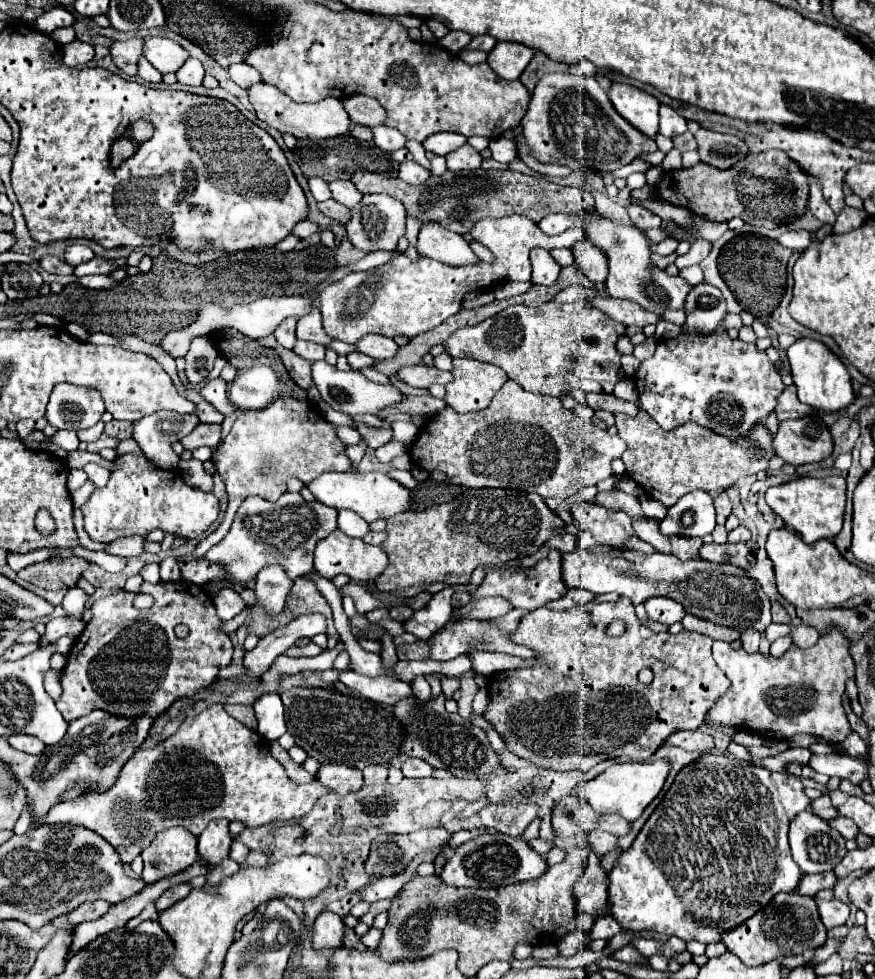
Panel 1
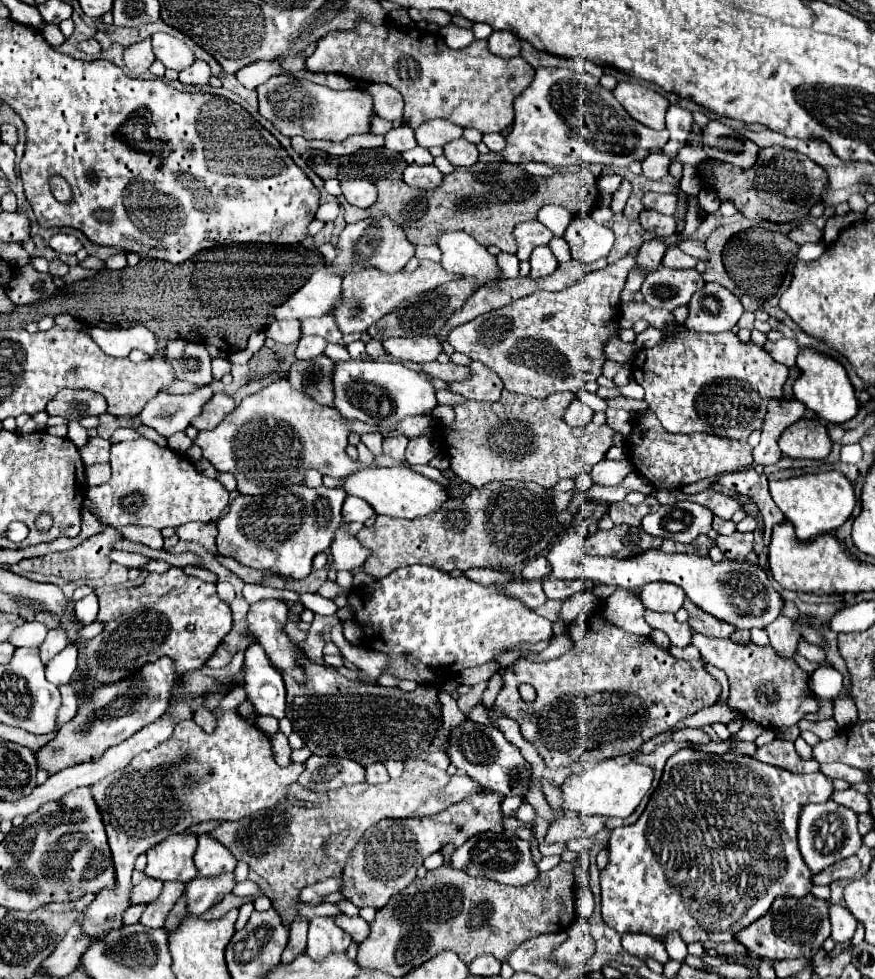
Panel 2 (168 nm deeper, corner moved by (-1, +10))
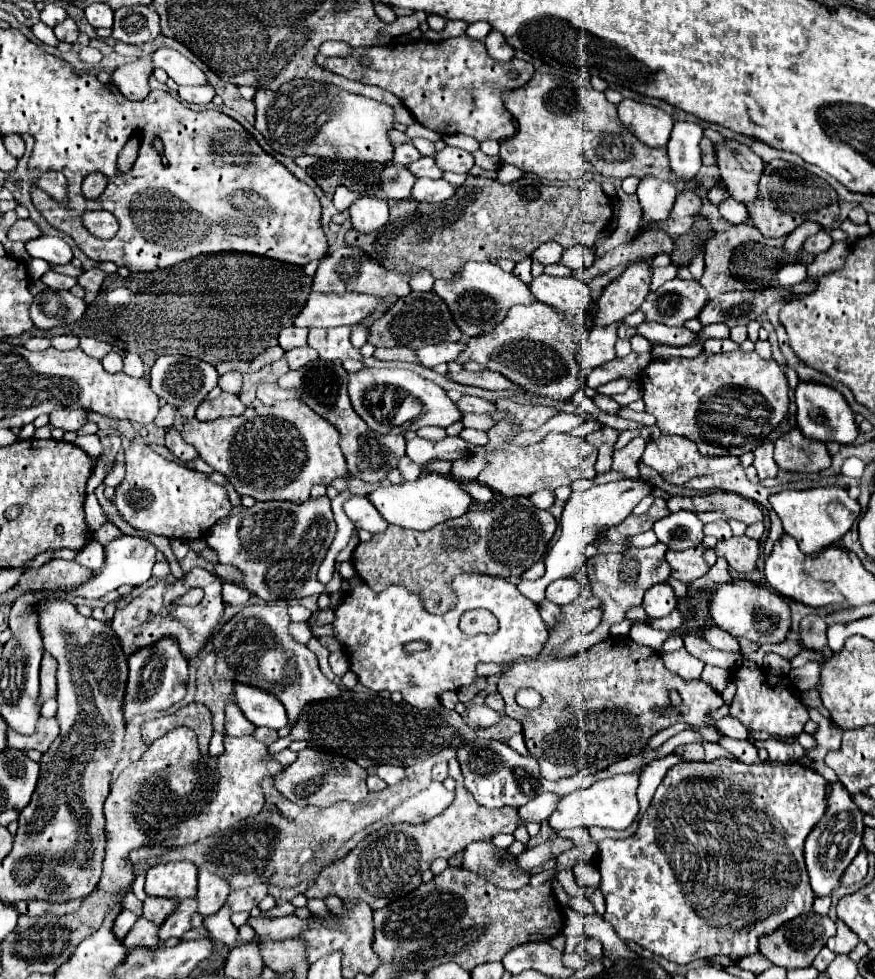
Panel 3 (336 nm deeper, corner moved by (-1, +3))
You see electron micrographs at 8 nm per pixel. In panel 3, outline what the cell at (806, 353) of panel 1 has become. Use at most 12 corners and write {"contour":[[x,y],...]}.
{"contour":[[819,382],[795,390],[797,426],[821,442],[855,442],[847,400]]}

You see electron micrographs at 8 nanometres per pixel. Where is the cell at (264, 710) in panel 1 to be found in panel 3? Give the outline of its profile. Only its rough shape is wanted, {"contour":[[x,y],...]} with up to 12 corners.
{"contour":[[235,684],[245,718],[273,730],[287,726],[287,710],[271,692]]}

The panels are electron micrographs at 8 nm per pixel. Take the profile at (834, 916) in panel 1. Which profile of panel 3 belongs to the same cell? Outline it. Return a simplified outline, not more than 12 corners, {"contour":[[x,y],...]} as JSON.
{"contour":[[843,920],[827,948],[835,954],[849,954],[859,938]]}

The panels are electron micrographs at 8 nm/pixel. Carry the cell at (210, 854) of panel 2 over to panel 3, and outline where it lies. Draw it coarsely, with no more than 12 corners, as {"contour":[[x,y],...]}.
{"contour":[[199,870],[199,914],[215,914],[231,888],[225,878]]}

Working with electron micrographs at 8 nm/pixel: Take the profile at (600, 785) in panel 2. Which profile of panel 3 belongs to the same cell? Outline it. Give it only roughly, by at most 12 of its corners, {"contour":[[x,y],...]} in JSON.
{"contour":[[637,774],[559,800],[555,830],[625,830],[639,812]]}

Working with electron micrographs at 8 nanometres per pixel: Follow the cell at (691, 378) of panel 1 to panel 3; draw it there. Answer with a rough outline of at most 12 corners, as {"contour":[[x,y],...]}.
{"contour":[[757,352],[651,360],[661,434],[707,456],[755,450],[789,412]]}

